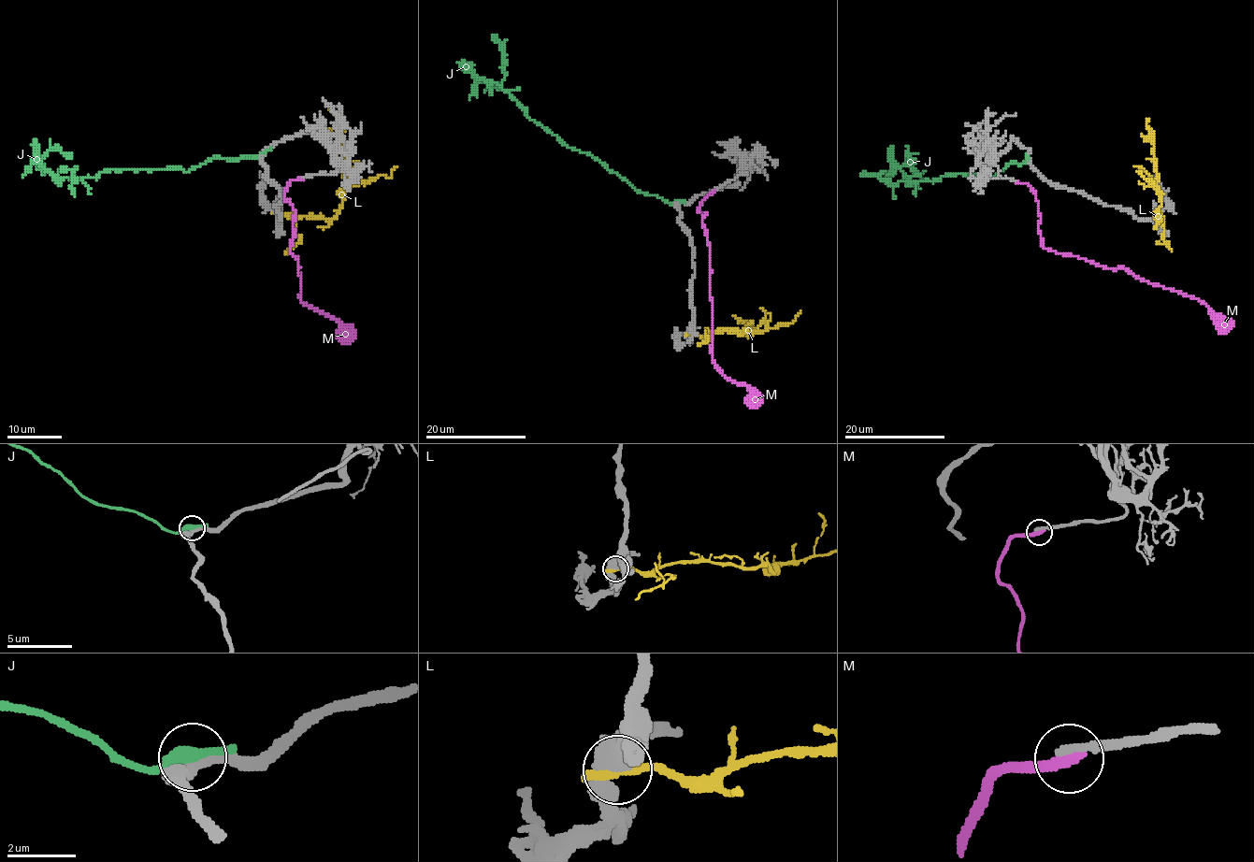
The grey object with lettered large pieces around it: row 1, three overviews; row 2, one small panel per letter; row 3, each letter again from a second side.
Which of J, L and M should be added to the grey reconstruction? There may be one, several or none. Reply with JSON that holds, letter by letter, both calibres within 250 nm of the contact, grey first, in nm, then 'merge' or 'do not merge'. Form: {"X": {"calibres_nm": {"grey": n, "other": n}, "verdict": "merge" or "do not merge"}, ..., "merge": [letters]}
{"J": {"calibres_nm": {"grey": 400, "other": 360}, "verdict": "do not merge"}, "L": {"calibres_nm": {"grey": 480, "other": 380}, "verdict": "do not merge"}, "M": {"calibres_nm": {"grey": 260, "other": 340}, "verdict": "do not merge"}, "merge": []}

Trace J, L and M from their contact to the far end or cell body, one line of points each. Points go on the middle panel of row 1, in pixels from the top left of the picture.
J: (678, 202), (641, 193), (600, 162), (567, 147), (528, 118), (506, 90), (472, 77), (492, 81), (499, 90)
L: (689, 333), (733, 331), (749, 335), (758, 331), (749, 328), (748, 322), (738, 321)
M: (713, 191), (698, 208), (707, 213), (703, 219), (711, 253), (712, 357), (723, 373), (756, 395), (756, 407)

